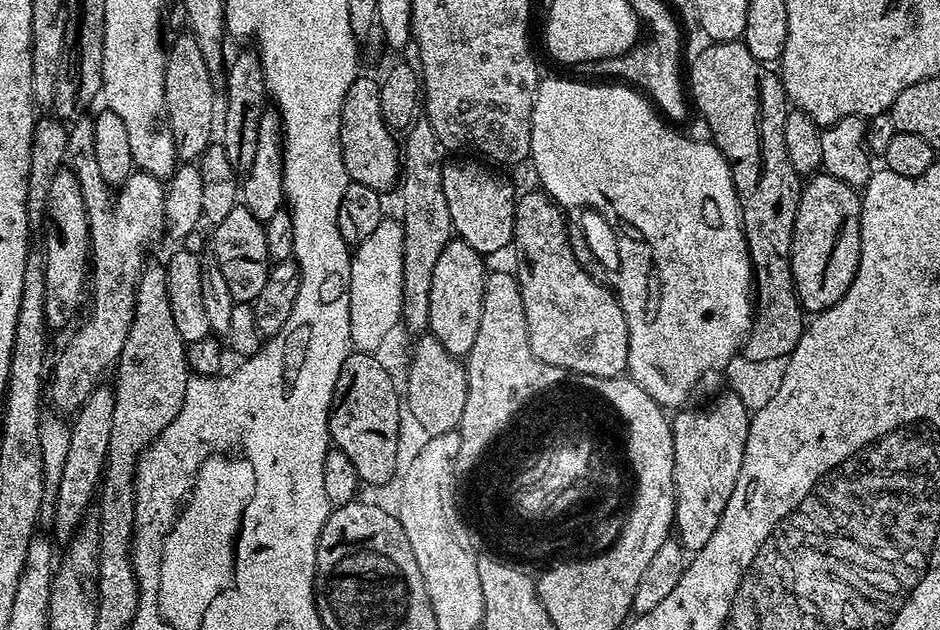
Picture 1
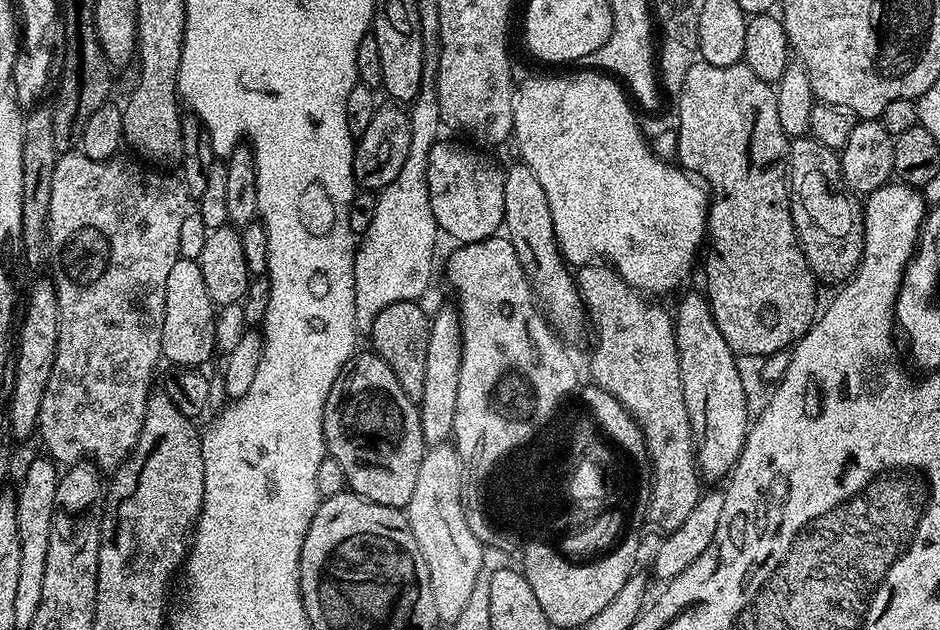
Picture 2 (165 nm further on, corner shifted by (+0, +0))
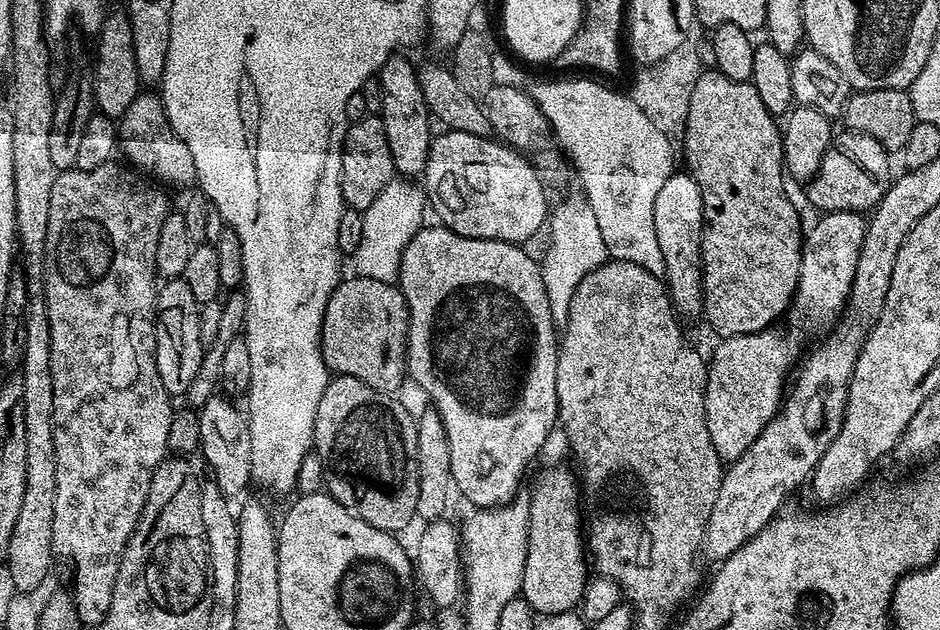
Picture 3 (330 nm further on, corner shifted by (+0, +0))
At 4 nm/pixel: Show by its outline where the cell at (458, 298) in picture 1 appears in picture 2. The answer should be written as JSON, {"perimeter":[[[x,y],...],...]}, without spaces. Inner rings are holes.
{"perimeter":[[[455,307],[440,308],[430,316],[426,342],[426,386],[418,402],[425,441],[444,442],[451,437],[454,410],[458,406],[458,374],[462,370],[462,330]]]}

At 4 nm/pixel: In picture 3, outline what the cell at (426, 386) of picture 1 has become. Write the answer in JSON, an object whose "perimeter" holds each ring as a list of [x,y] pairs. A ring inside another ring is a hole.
{"perimeter":[[[359,274],[341,279],[324,311],[322,347],[329,373],[358,378],[374,390],[396,394],[408,371],[408,303],[399,287]]]}

